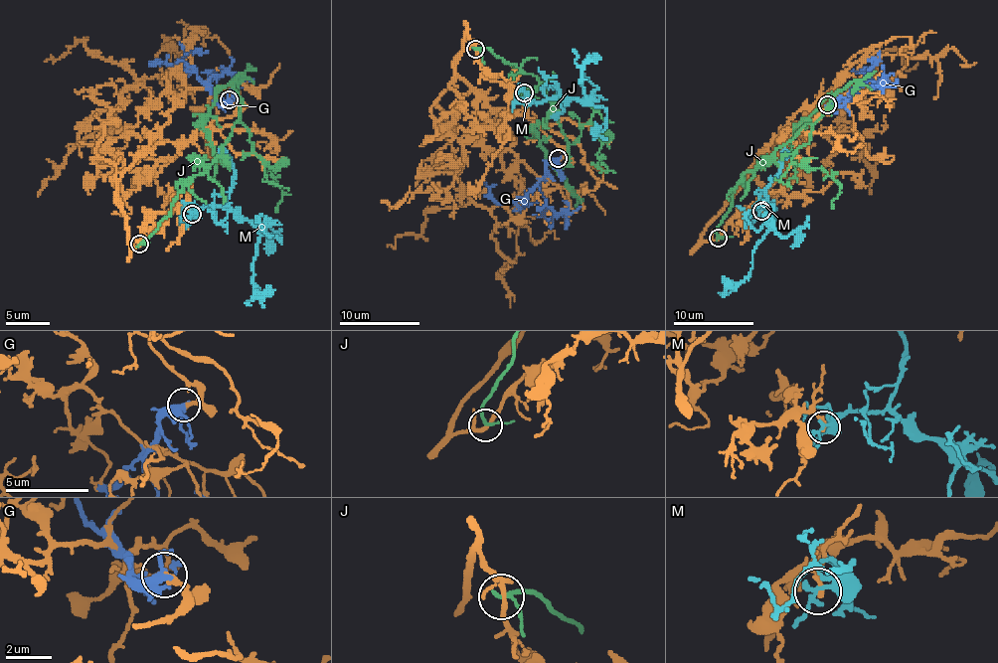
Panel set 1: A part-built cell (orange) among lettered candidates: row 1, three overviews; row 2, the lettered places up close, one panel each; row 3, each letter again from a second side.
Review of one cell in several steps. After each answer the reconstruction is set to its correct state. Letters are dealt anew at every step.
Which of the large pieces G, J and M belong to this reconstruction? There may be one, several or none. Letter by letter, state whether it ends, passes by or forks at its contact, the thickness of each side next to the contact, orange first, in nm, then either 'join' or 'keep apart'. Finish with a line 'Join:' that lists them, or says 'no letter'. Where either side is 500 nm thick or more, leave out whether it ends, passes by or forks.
G: it forks | 240/280 nm | keep apart
J: it passes by | 170/160 nm | keep apart
M: it passes by | 240/220 nm | keep apart
Join: no letter

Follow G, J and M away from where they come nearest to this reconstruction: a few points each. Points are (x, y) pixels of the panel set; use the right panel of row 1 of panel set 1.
G: (827, 105), (831, 107), (845, 99), (870, 69), (872, 71), (851, 71)
J: (718, 239), (716, 226), (743, 174), (807, 123), (809, 141), (790, 159), (839, 184), (833, 208)
M: (760, 210), (770, 204), (764, 204), (768, 228), (752, 254), (750, 272), (731, 292), (718, 292)

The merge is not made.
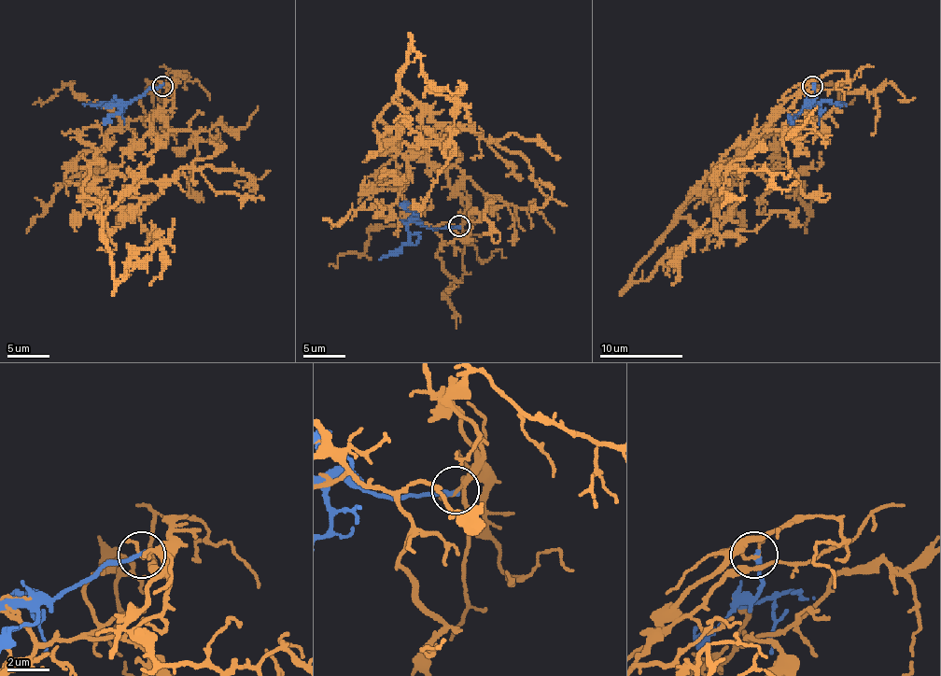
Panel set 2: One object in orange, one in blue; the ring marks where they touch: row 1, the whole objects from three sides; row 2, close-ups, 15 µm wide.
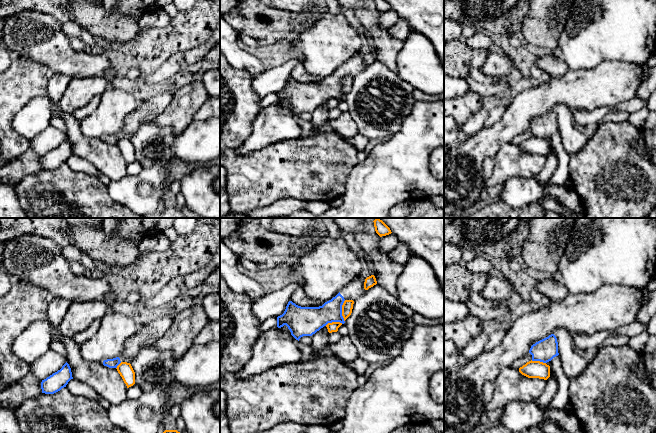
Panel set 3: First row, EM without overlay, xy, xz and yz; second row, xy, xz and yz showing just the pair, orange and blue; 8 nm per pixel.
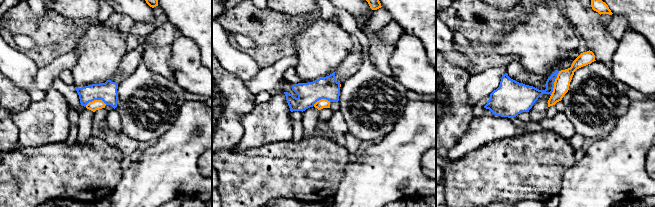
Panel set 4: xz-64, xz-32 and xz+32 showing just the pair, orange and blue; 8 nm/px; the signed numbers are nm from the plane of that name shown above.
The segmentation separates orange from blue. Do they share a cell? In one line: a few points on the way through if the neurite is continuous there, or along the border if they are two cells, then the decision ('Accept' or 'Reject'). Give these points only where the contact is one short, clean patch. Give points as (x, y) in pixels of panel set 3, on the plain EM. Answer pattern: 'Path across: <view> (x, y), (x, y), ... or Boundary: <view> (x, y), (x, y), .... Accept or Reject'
Boundary: xz (345, 76), (342, 81), (344, 97). Reject

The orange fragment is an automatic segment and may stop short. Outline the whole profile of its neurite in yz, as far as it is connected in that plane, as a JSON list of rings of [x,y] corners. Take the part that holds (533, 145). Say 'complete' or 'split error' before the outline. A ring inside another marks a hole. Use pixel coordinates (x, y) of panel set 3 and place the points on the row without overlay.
complete; [[[529,137],[519,144],[519,148],[528,154],[547,156],[550,153],[550,142],[540,137]]]

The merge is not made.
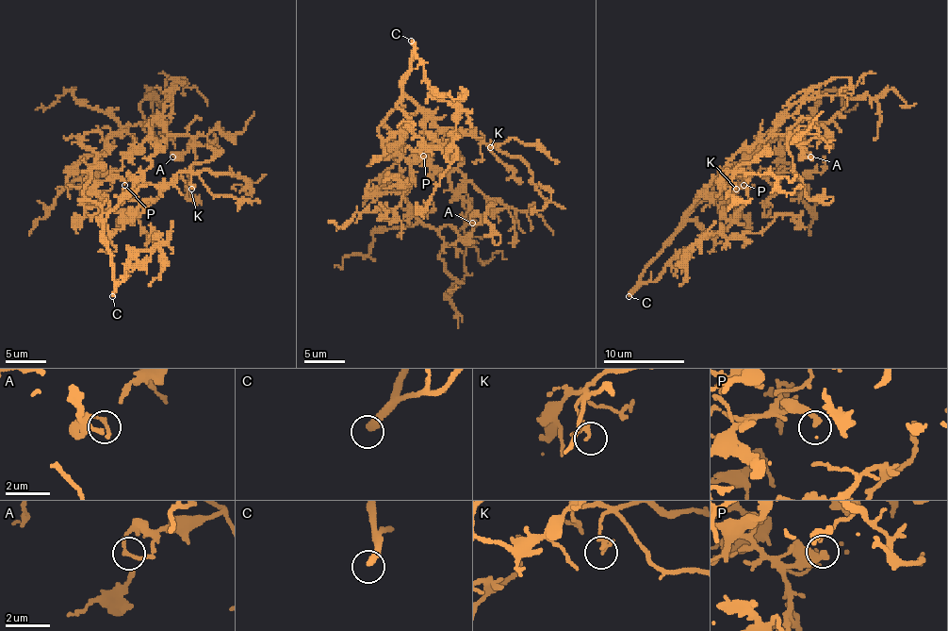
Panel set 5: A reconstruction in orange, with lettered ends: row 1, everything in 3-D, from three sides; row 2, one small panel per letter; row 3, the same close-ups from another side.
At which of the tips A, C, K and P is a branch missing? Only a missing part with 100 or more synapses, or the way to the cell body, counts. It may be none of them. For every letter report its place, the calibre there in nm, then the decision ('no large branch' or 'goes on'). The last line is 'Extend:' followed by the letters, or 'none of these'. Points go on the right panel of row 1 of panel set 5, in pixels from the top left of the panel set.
A: place (810, 157); calibre 100 nm; no large branch
C: place (629, 296); calibre 320 nm; goes on
K: place (736, 189); calibre 190 nm; no large branch
P: place (743, 185); calibre 320 nm; no large branch
Extend: C

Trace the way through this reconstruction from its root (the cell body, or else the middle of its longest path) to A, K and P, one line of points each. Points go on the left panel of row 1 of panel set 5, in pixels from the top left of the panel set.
A: (102, 210), (104, 219), (169, 136), (207, 138), (204, 146), (171, 152), (172, 157)
K: (102, 210), (104, 219), (138, 180), (165, 187), (179, 173), (189, 173), (191, 189)
P: (102, 210), (98, 205), (86, 199), (80, 201), (104, 180), (121, 178), (124, 185)

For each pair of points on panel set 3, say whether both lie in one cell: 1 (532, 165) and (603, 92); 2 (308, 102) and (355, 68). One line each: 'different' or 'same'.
1: different
2: same

